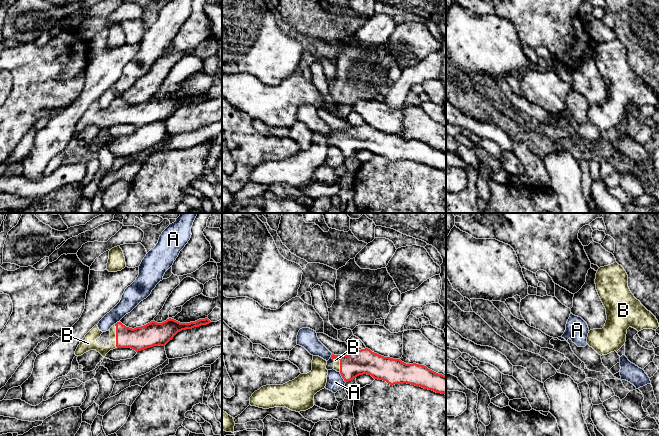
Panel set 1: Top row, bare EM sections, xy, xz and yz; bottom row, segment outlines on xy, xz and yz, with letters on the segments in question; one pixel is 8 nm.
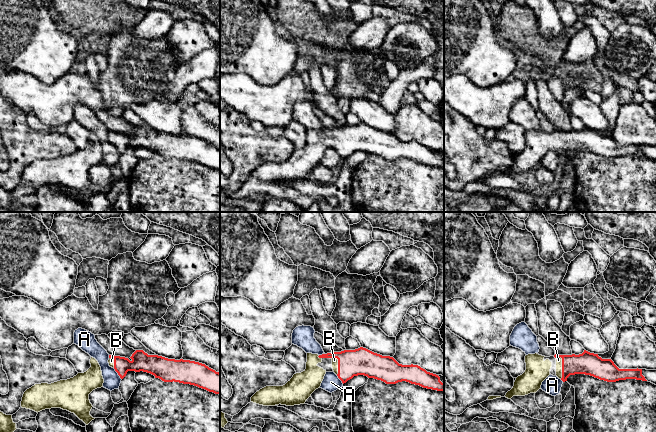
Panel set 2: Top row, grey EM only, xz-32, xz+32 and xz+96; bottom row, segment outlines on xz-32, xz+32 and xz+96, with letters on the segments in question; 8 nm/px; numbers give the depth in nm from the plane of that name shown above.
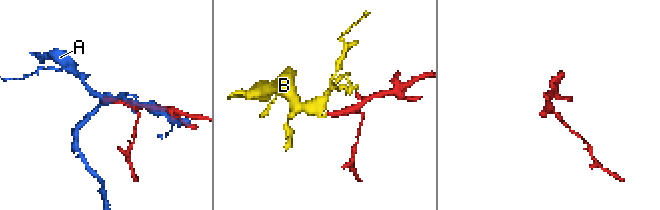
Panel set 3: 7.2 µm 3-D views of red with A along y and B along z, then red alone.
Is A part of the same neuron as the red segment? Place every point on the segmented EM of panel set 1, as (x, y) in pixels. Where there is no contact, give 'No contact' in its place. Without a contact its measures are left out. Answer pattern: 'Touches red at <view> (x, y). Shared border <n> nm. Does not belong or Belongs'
Touches red at xz (342, 377). Shared border 100 nm. Does not belong

